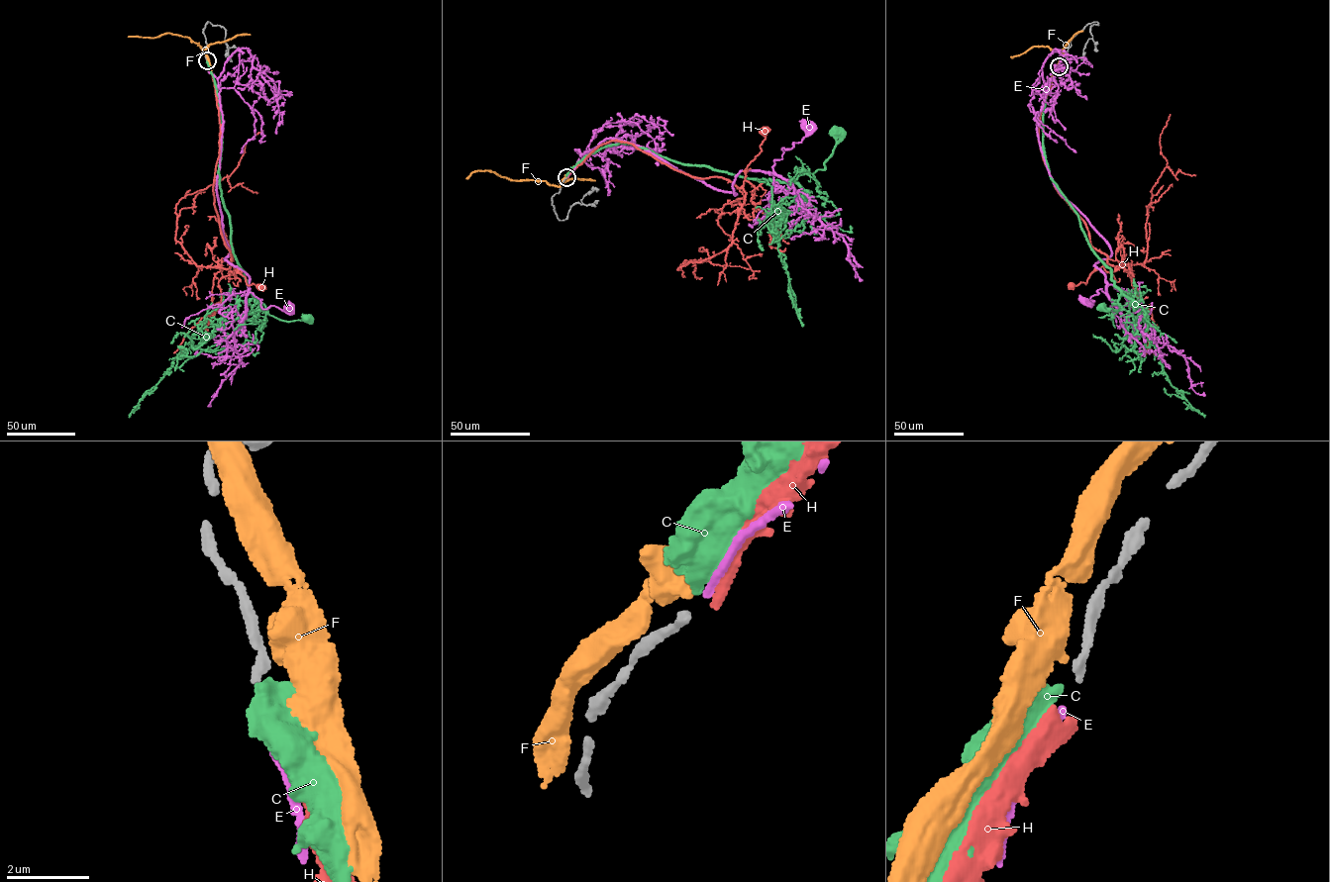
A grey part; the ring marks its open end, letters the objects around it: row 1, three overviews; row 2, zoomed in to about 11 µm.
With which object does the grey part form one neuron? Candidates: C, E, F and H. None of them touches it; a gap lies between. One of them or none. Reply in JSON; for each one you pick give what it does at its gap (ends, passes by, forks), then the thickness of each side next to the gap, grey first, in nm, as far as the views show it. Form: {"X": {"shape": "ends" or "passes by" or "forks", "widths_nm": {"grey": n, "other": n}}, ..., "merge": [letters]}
{"E": {"shape": "ends", "widths_nm": {"grey": 200, "other": 180}}, "merge": ["E"]}

